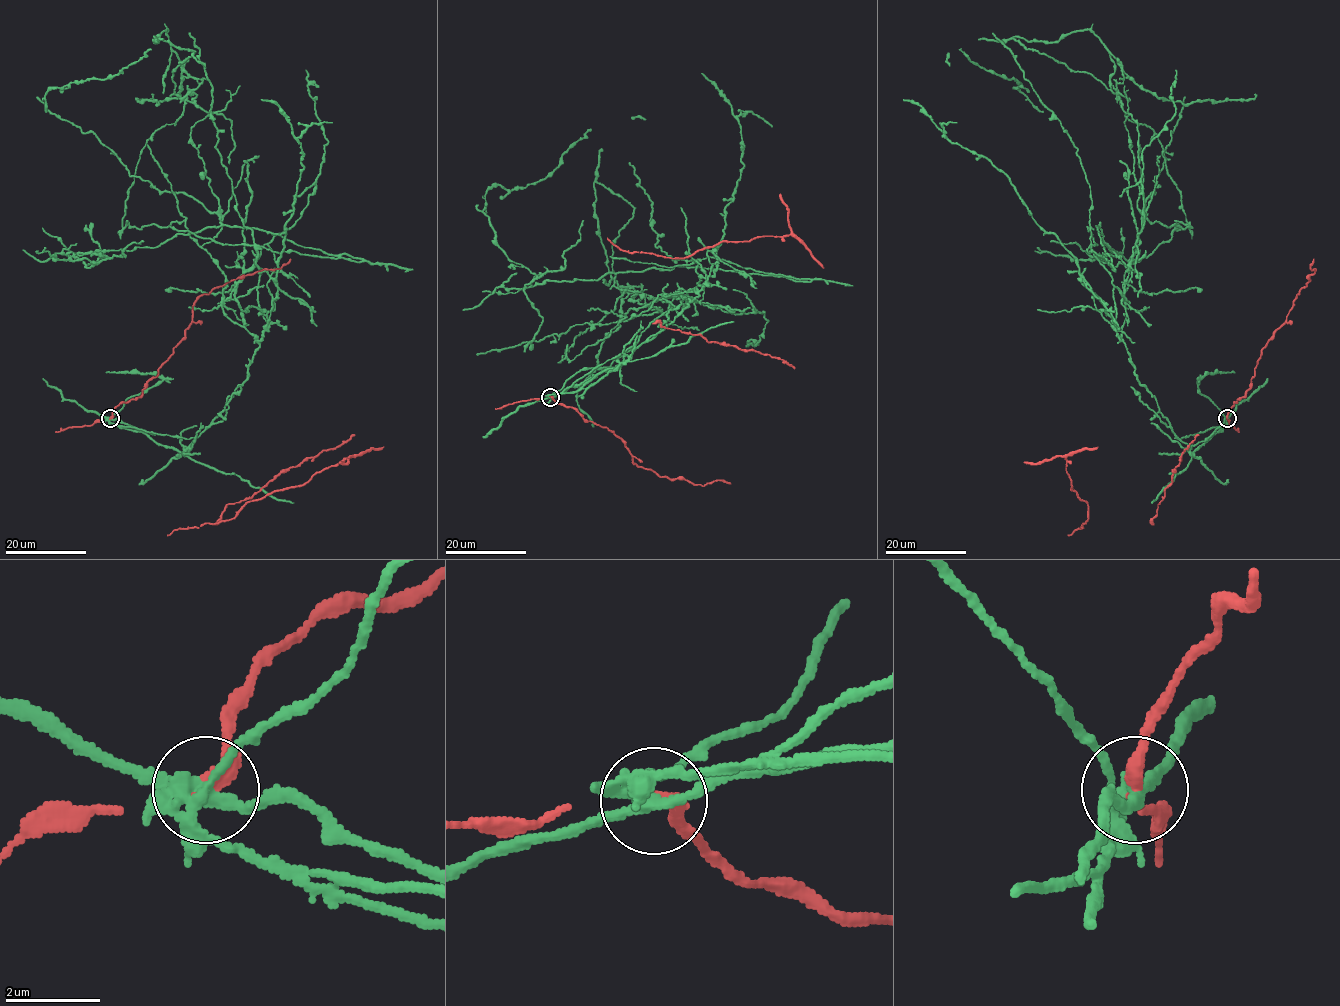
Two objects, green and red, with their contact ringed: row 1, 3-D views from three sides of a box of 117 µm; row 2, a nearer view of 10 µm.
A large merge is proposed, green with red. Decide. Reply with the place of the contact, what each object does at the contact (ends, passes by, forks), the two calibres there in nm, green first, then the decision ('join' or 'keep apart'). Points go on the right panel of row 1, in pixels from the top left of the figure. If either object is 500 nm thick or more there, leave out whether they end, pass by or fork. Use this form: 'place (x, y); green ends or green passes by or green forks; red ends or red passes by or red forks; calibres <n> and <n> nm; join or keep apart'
place (1227, 418); green forks; red ends; calibres 280 and 320 nm; keep apart

